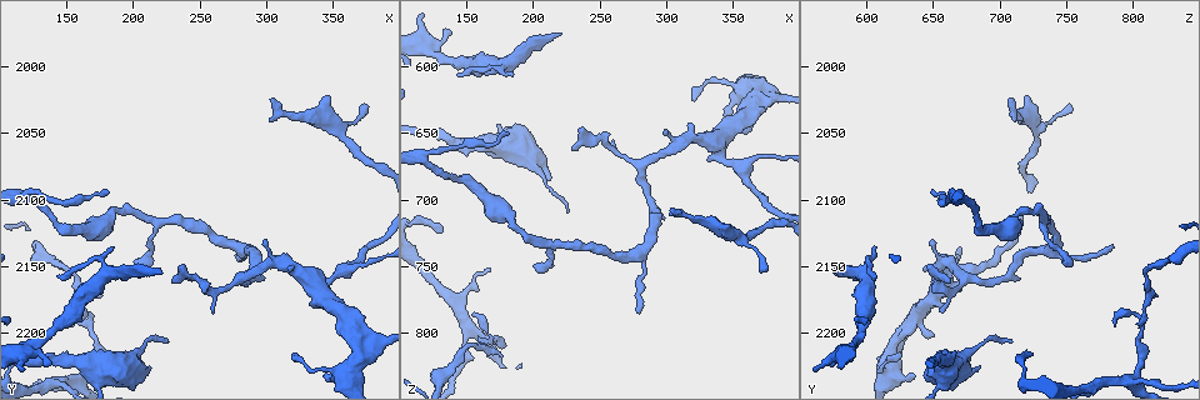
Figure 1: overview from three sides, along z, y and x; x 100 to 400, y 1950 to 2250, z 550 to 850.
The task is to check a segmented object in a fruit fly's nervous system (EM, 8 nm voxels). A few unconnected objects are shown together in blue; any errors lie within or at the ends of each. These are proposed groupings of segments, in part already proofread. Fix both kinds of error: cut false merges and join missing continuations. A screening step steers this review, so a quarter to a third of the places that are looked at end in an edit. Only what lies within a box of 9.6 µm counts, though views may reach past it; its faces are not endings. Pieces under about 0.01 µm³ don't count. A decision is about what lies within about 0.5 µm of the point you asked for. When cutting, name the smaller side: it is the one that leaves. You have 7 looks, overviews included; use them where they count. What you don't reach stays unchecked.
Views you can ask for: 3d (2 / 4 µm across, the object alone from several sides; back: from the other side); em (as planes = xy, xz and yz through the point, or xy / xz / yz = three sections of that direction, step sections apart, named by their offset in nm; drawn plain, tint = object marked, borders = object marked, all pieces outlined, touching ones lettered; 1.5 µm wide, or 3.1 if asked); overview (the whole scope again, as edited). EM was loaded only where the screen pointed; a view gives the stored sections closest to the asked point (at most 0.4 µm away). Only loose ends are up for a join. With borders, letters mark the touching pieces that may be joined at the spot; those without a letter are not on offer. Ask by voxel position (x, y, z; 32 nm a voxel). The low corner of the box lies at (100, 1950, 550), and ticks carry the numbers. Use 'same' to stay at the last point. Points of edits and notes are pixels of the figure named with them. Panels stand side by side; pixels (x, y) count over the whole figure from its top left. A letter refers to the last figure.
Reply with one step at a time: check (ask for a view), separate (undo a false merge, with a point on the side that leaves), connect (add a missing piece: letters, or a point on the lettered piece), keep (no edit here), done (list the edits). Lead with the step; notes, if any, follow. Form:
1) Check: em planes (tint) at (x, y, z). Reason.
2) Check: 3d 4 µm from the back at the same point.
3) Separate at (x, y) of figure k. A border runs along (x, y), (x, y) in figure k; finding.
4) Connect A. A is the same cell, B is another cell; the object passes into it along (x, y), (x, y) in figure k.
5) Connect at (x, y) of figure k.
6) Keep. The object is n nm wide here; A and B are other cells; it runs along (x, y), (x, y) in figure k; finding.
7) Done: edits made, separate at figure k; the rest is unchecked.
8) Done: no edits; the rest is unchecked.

Check: 3d 2 µm at (144, 2158, 608).

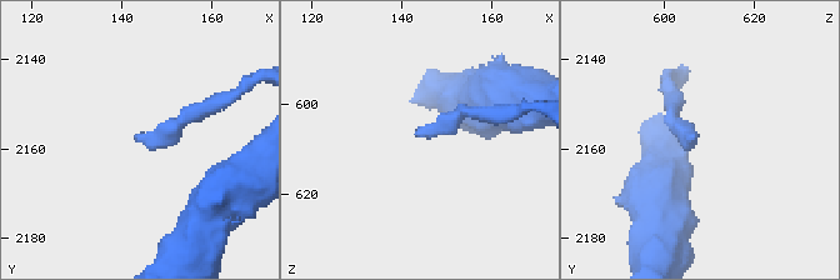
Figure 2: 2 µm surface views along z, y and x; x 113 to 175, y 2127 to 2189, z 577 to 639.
Check: em xz step 8 (tint) at (143, 2158, 606).

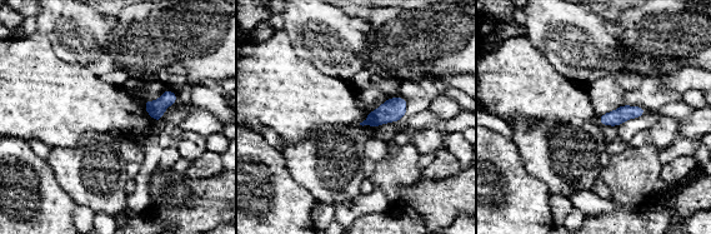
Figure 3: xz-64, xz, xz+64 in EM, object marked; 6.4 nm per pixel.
Check: em planes (borders) at the same point.

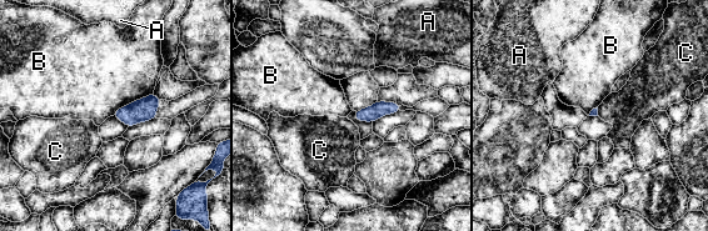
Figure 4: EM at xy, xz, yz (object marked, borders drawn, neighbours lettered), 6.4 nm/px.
Keep. The longest contact is with B, 300 nm; A, B and C are other cells; it runs along (397, 106), (358, 116) in figure 4; none of them fits.

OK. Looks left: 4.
Check: 3d 2 µm at (224, 2206, 712). Free end.

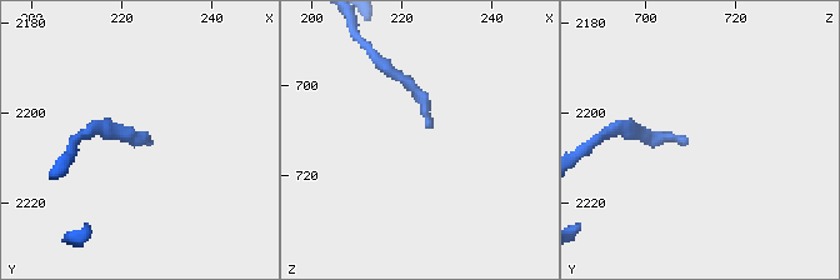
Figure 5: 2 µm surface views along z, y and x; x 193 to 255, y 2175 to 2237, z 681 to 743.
Check: em planes (plain) at (226, 2206, 710).

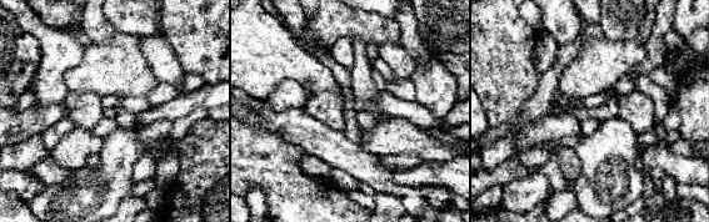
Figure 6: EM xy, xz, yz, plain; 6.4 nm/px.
Check: em planes (borders) at the same point.

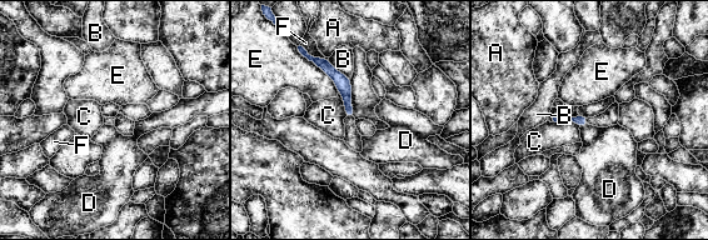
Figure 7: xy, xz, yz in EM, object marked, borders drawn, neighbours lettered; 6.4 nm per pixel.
Keep. The object is 60 nm wide here; A, B, C, D, E and F are other cells; it runs along (315, 60), (343, 84), (350, 114) in figure 7; none of them fits.

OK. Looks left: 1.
Check: em planes (borders) at (170, 2198, 806). Abrupt turn.

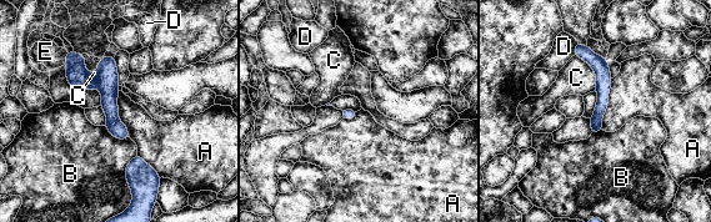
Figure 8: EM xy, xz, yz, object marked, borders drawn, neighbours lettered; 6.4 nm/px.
Separate at (78, 76) of figure 8. A, B, C, D and E are other cells; a border runs along (95, 77), (99, 87) in figure 8; two cells meet here.

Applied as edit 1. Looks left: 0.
Done: edits made, separate at figure 8; the rest is unchecked.

